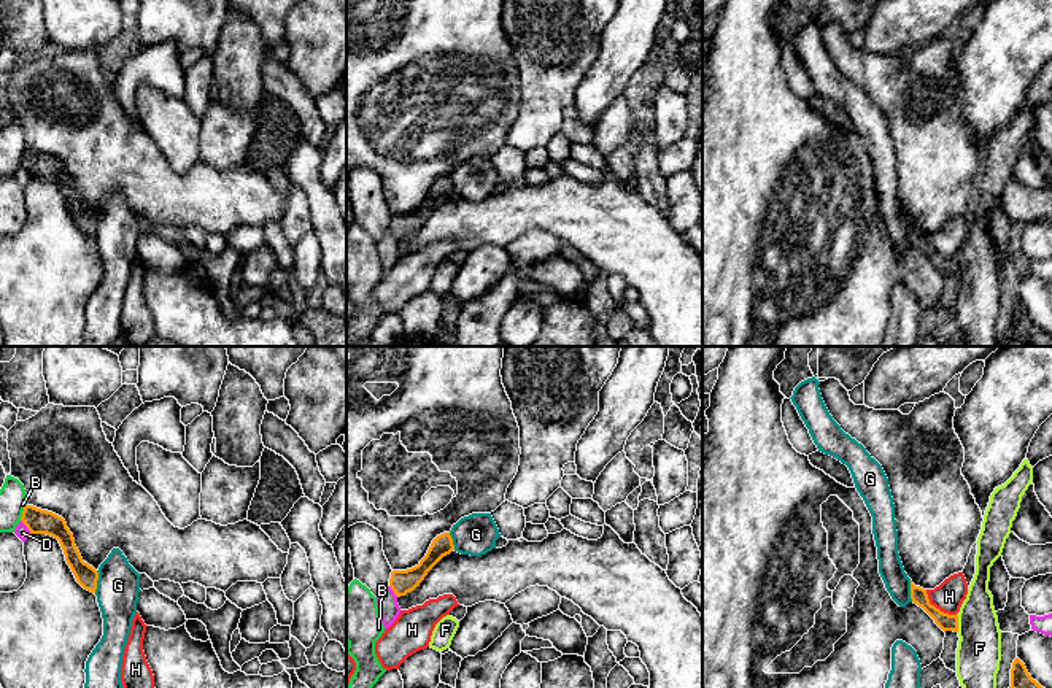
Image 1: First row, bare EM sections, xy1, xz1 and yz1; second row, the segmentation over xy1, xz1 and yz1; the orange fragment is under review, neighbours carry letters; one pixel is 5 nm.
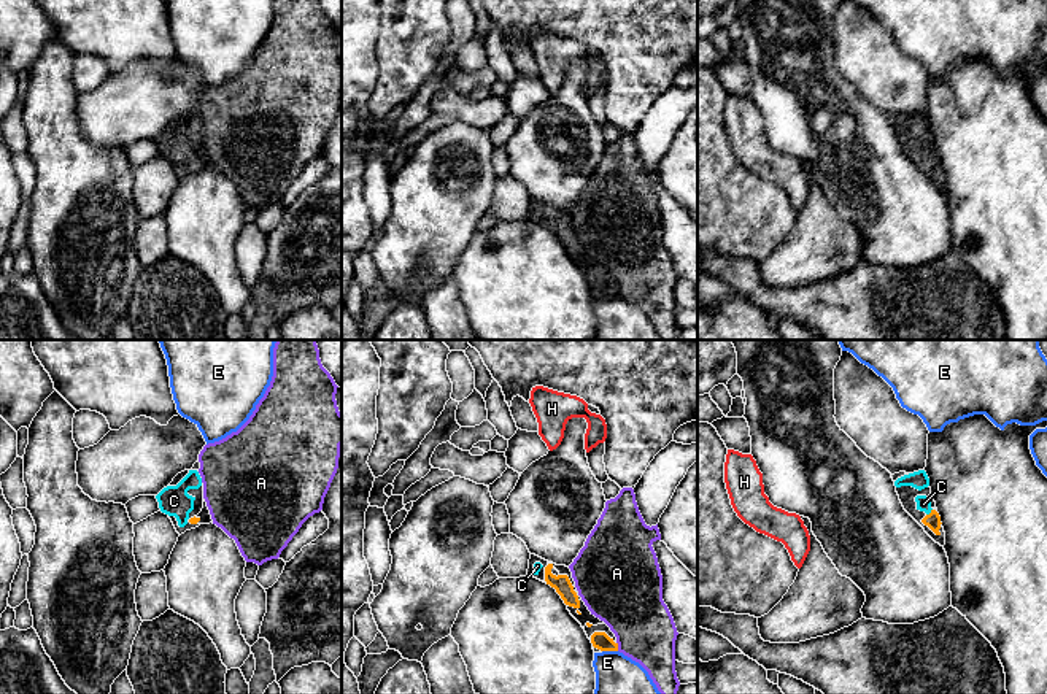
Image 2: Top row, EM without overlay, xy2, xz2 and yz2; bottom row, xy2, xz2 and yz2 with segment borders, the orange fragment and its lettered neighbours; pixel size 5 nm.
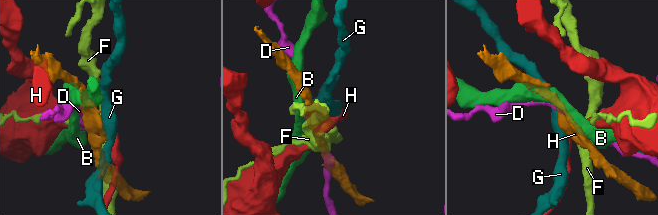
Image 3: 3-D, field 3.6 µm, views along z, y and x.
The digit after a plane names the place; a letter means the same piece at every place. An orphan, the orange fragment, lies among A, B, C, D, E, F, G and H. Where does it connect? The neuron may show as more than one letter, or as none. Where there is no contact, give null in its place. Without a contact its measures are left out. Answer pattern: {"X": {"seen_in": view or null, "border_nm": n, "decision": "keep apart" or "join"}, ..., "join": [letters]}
{"A": {"seen_in": "xz2", "border_nm": 50, "decision": "keep apart"}, "B": {"seen_in": "xy1", "border_nm": 90, "decision": "keep apart"}, "C": {"seen_in": "yz2", "border_nm": 50, "decision": "join"}, "D": {"seen_in": "xy1", "border_nm": 90, "decision": "keep apart"}, "E": {"seen_in": "xz2", "border_nm": 80, "decision": "keep apart"}, "F": {"seen_in": "yz1", "border_nm": 100, "decision": "keep apart"}, "G": {"seen_in": "xy1", "border_nm": 120, "decision": "keep apart"}, "H": {"seen_in": "yz1", "border_nm": 200, "decision": "keep apart"}, "join": ["C"]}

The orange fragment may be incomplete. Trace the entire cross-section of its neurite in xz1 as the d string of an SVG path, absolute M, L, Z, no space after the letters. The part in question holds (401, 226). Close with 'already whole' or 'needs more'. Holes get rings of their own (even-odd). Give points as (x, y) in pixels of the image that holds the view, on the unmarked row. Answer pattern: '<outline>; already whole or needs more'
M450 176L437 180L426 200L418 210L407 215L393 215L389 222L389 230L397 242L405 240L413 235L424 224L427 216L447 199L454 194L453 183Z; already whole

